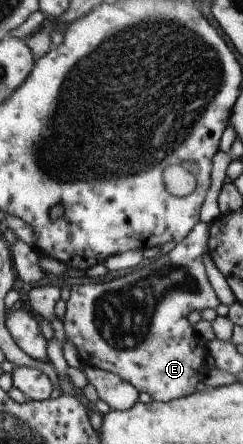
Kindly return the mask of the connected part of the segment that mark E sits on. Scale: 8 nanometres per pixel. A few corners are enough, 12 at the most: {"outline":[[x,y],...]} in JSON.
{"outline":[[208,225],[60,322],[84,366],[168,402],[205,375]]}

